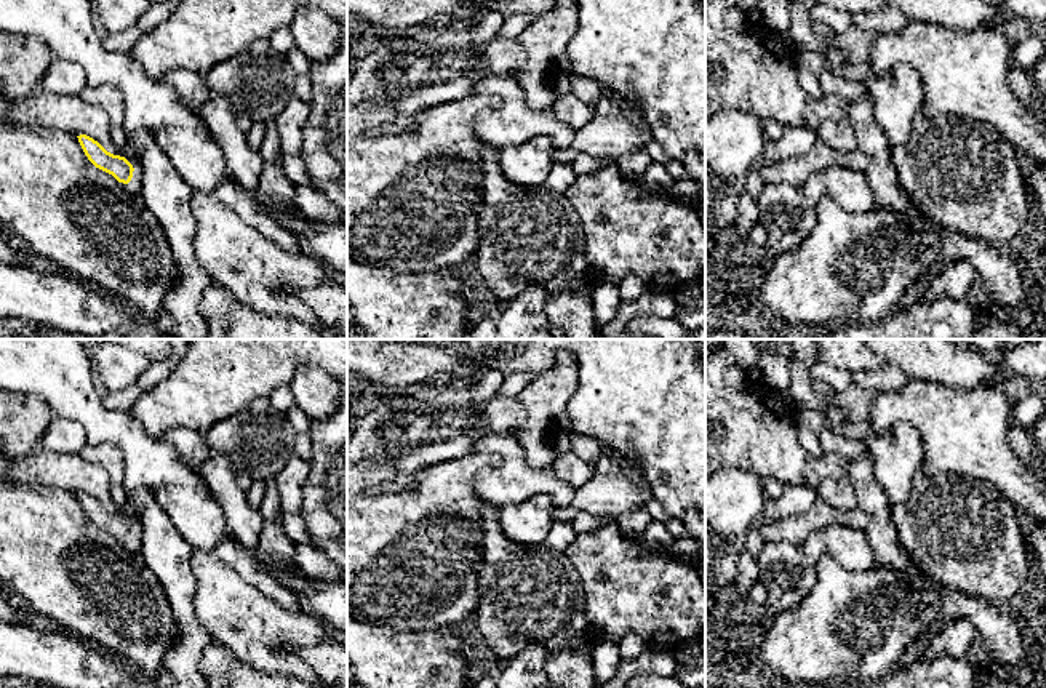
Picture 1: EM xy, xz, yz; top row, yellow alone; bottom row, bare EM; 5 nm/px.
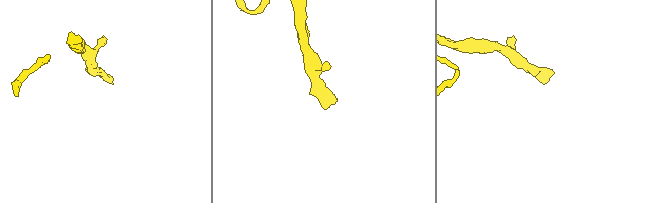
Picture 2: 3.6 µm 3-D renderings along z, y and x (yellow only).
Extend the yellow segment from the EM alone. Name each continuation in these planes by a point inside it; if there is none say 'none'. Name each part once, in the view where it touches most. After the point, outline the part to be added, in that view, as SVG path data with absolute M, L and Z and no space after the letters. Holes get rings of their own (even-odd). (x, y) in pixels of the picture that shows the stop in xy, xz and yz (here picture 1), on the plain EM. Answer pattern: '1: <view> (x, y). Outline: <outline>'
1: xy (135, 544). Outline: M131 507L125 517L133 523L134 530L133 530L133 536L128 542L123 542L123 541L118 541L118 542L125 550L131 552L133 555L139 555L141 549L142 549L142 522L141 522L141 517Z

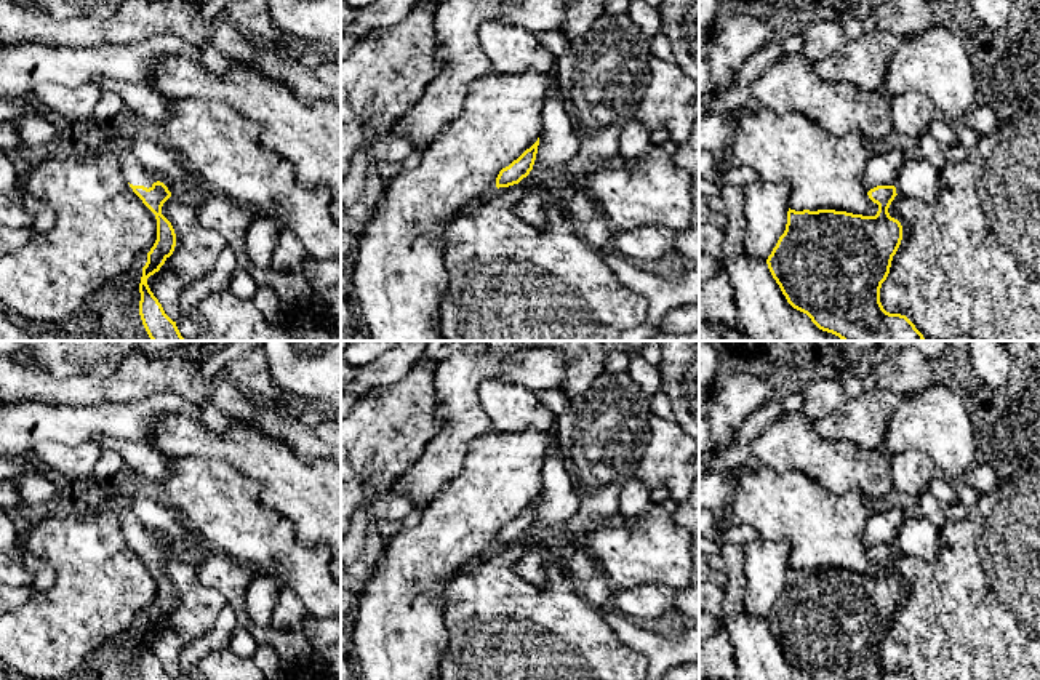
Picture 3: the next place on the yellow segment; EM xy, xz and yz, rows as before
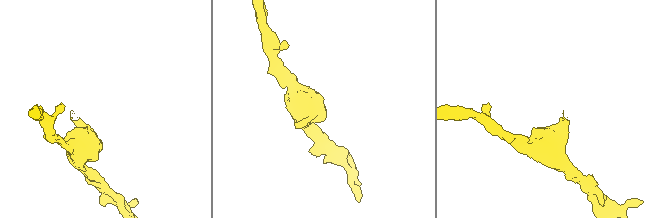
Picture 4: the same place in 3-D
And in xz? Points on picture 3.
none

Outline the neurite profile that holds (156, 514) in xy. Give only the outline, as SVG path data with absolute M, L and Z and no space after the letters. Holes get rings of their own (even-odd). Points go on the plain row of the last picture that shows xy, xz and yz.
M136 494L130 499L142 525L163 541L171 552L186 549L195 539L163 499L152 499L146 494Z

